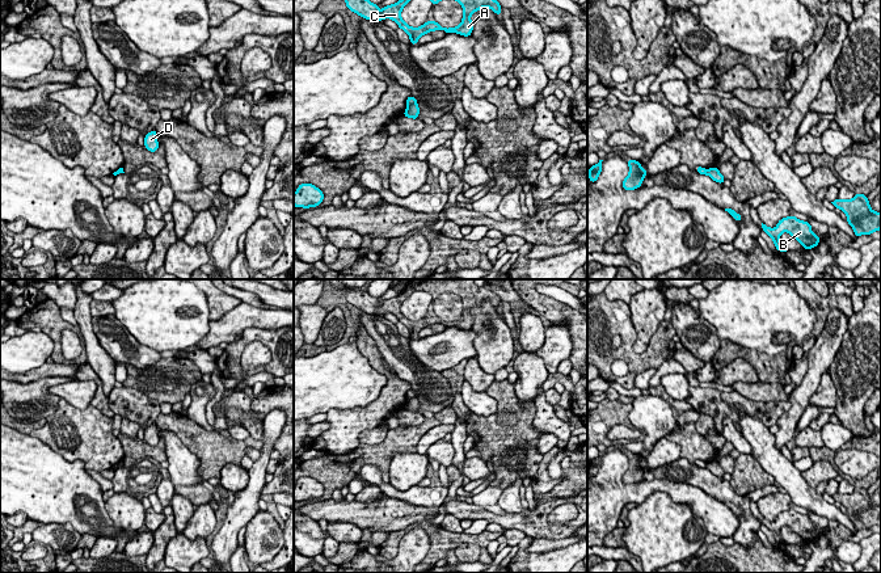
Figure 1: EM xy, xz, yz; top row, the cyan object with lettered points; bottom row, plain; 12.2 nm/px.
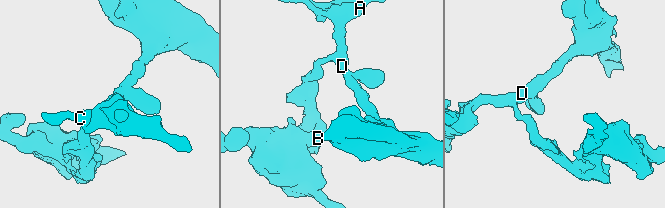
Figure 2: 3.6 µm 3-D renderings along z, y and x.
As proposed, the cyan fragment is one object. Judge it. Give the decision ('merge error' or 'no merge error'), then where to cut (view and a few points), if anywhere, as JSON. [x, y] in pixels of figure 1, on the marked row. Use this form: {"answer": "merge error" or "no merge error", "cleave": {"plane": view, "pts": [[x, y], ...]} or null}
{"answer": "merge error", "cleave": {"plane": "xz", "pts": [[414, 101], [408, 105]]}}

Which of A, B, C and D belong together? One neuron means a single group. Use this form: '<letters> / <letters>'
A C D / B

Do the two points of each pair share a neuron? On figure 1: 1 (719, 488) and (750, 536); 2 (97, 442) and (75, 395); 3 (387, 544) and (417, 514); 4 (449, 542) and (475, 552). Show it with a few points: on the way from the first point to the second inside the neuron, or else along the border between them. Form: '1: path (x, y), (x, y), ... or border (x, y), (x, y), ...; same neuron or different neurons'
1: path (732, 496), (745, 508), (747, 523); same neuron
2: border (60, 397), (79, 408), (89, 405); different neurons
3: border (405, 527), (388, 533); different neurons
4: border (458, 544), (476, 543), (480, 547), (479, 559); different neurons

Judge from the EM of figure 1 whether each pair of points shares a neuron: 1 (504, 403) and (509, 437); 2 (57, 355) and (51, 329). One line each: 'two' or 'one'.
1: one
2: one

